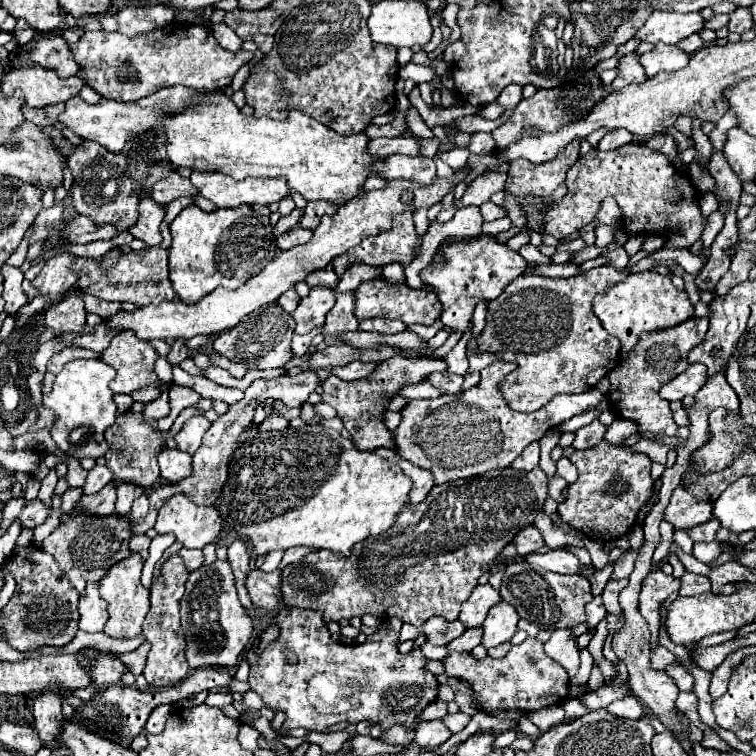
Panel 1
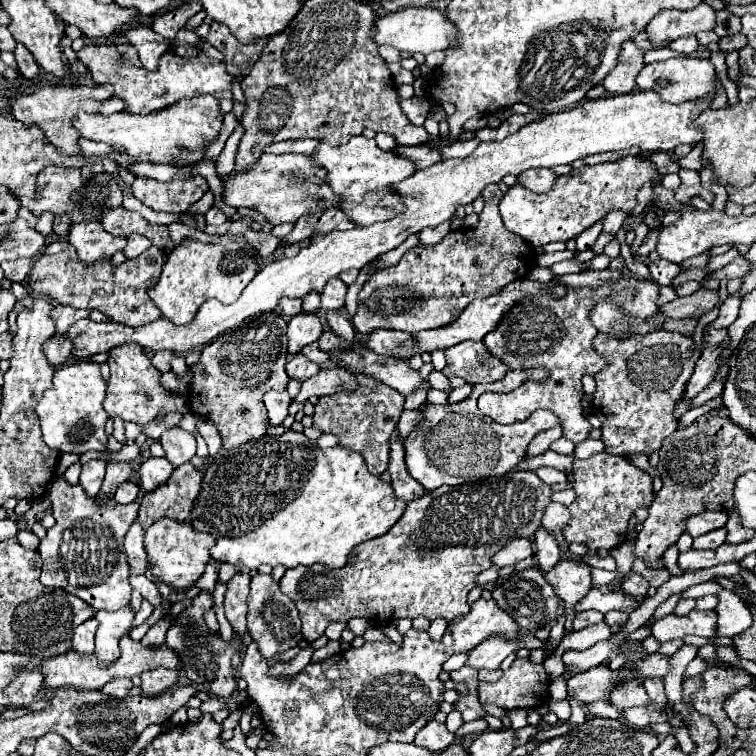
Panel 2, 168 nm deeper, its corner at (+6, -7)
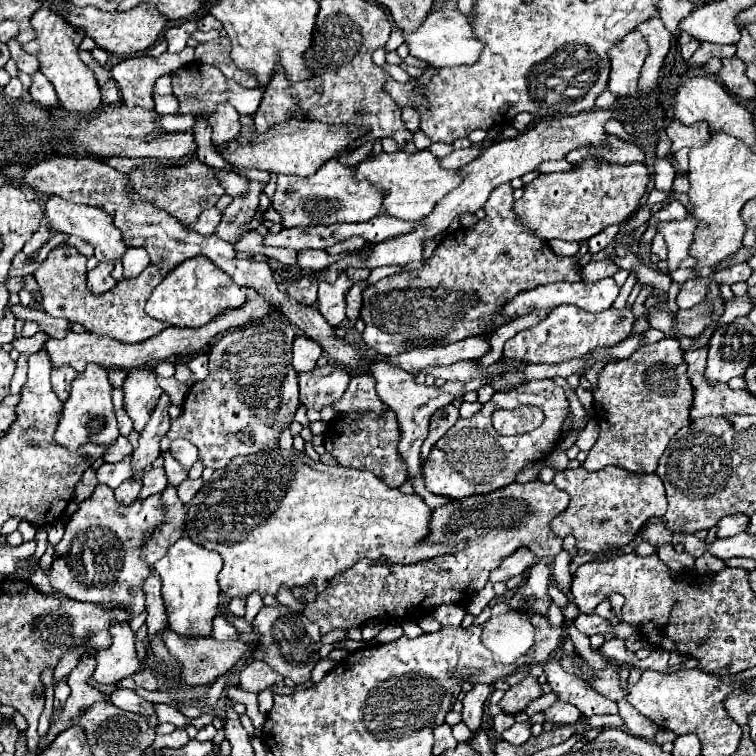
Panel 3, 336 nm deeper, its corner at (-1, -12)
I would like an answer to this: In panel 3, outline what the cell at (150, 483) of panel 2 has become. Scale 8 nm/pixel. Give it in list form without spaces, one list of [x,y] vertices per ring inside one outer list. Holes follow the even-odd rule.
[[[153,468],[151,472],[145,472],[143,474],[143,488],[139,492],[139,498],[147,498],[151,494],[157,494],[157,492],[163,492],[167,488],[167,476],[165,476],[165,470],[163,468]]]

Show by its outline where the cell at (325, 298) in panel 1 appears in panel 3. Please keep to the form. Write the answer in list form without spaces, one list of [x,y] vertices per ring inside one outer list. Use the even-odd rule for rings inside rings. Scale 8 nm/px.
[[[297,336],[293,342],[293,368],[297,372],[313,370],[321,352],[323,350],[315,340],[311,340],[307,336]]]

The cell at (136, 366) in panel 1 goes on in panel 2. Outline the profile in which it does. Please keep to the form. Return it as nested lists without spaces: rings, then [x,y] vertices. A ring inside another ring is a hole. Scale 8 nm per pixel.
[[[134,343],[116,347],[110,351],[110,379],[108,379],[108,395],[104,399],[104,411],[108,417],[120,417],[122,421],[132,421],[138,425],[150,423],[160,411],[180,411],[190,413],[186,399],[182,395],[170,395],[166,389],[160,389],[160,371],[152,367],[150,355],[136,347]]]

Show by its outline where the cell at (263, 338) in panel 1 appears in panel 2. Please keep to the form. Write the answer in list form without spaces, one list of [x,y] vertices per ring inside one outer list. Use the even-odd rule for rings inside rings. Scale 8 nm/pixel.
[[[264,313],[258,315],[254,321],[250,321],[244,327],[238,327],[236,331],[228,331],[220,337],[216,337],[210,345],[204,347],[200,359],[190,367],[192,373],[192,383],[188,387],[188,407],[194,415],[210,421],[222,439],[222,449],[232,449],[238,447],[250,439],[258,439],[266,435],[268,429],[268,415],[266,407],[262,403],[264,393],[270,389],[284,391],[288,385],[288,375],[286,375],[286,321],[278,313]]]

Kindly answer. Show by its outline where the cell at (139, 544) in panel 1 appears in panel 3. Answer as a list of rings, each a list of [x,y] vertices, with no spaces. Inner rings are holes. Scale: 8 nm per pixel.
[[[215,616],[211,638],[215,638],[215,640],[235,640],[237,636],[239,634],[235,632],[235,628],[223,616]]]

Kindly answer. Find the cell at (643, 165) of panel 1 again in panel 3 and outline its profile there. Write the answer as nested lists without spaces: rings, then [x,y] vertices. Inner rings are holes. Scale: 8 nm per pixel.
[[[585,160],[583,164],[577,164],[569,172],[551,172],[537,176],[531,184],[523,186],[523,198],[519,198],[513,206],[513,212],[517,220],[531,232],[533,236],[539,236],[541,240],[549,242],[553,238],[567,240],[567,242],[585,242],[591,236],[599,234],[611,224],[623,224],[641,204],[641,198],[647,192],[647,184],[651,180],[651,174],[645,164],[633,162],[633,164],[599,164],[593,160]]]

